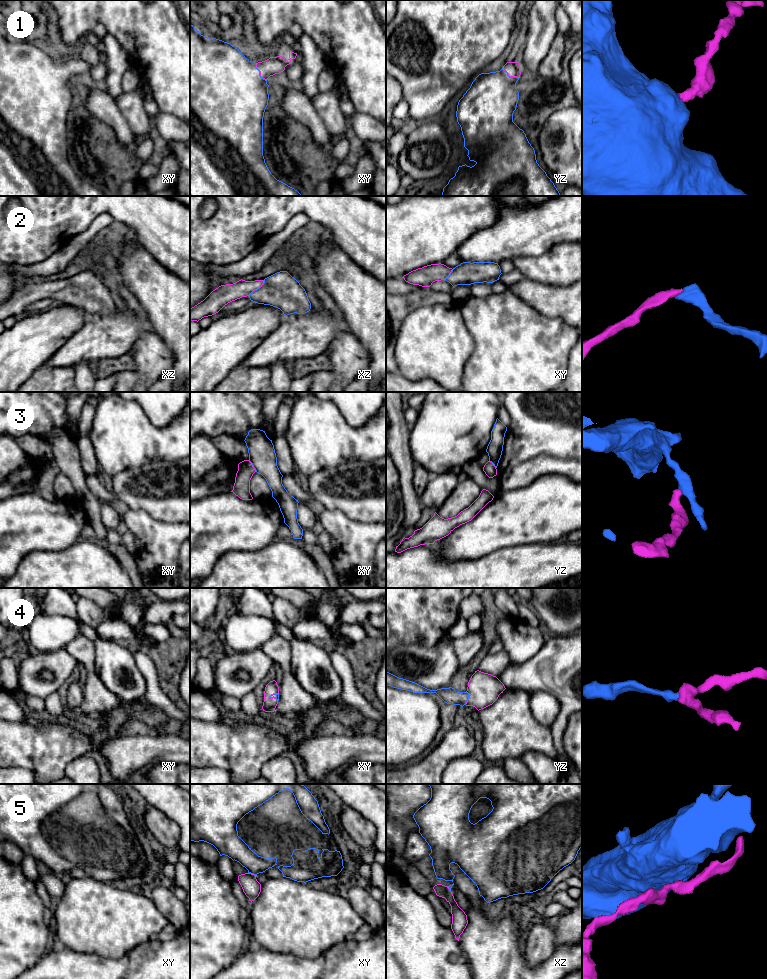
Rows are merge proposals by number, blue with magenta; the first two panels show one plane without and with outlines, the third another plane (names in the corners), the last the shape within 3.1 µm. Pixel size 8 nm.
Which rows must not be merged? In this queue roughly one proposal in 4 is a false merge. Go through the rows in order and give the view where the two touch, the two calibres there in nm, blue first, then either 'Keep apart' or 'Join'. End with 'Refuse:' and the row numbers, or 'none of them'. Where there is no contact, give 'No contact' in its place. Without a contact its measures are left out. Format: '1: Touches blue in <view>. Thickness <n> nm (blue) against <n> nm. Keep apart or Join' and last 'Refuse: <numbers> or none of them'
1: Touches blue in xy. Thickness 500 nm (blue) against 140 nm. Join
2: Touches blue in xz. Thickness 280 nm (blue) against 140 nm. Join
3: Touches blue in xy. Thickness 220 nm (blue) against 140 nm. Keep apart
4: Touches blue in yz. Thickness 130 nm (blue) against 260 nm. Join
5: Touches blue in xy. Thickness 180 nm (blue) against 150 nm. Keep apart
Refuse: 3, 5

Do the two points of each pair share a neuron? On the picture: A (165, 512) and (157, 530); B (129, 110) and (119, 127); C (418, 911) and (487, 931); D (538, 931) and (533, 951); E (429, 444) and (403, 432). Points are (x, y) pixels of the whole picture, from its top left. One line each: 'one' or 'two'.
A: two
B: two
C: two
D: one
E: two

